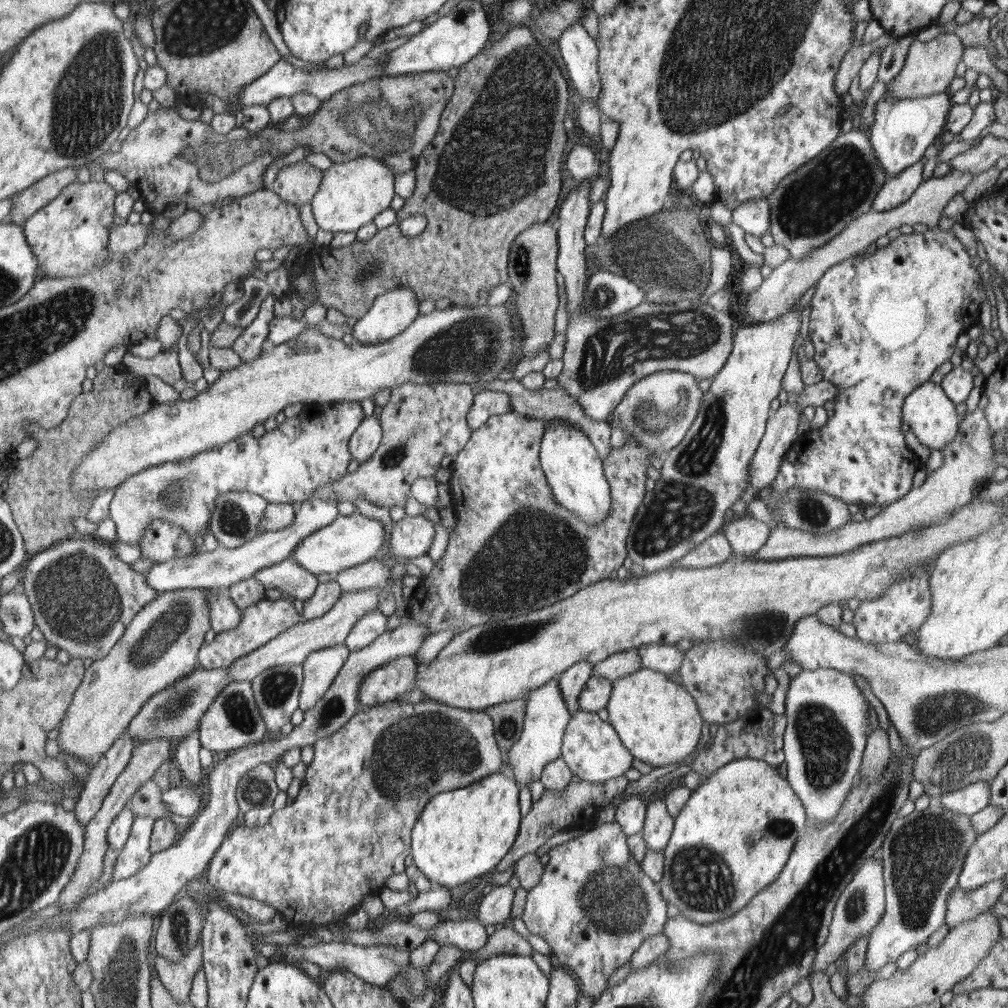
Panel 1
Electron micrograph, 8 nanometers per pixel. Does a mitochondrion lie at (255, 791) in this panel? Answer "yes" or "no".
yes

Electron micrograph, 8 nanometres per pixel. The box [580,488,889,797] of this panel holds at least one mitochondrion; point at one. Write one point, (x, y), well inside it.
(766, 626)

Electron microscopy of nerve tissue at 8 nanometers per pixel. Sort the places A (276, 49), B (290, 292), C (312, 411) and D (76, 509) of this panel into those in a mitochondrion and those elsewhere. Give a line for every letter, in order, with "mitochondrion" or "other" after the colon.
A: other
B: other
C: other
D: other

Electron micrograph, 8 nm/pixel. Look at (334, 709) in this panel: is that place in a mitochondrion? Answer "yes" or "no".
yes

